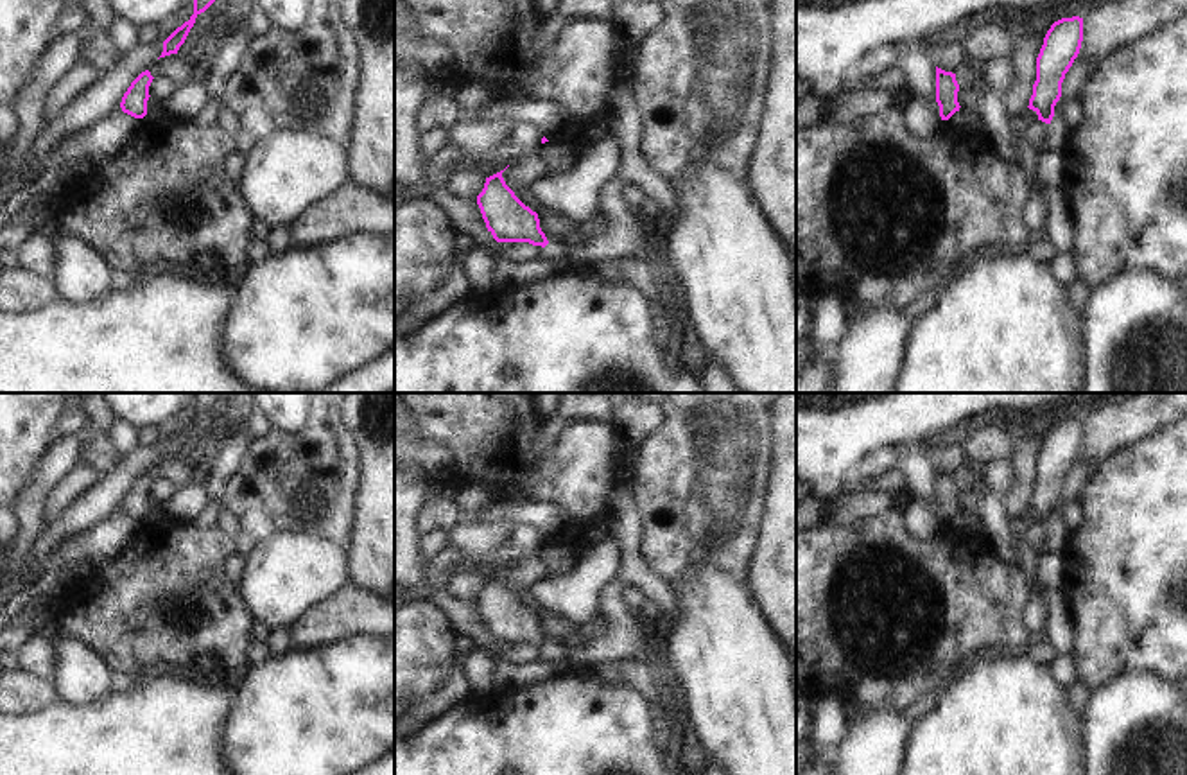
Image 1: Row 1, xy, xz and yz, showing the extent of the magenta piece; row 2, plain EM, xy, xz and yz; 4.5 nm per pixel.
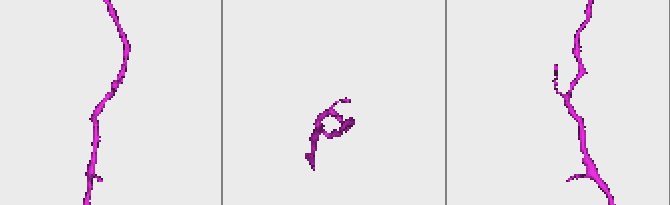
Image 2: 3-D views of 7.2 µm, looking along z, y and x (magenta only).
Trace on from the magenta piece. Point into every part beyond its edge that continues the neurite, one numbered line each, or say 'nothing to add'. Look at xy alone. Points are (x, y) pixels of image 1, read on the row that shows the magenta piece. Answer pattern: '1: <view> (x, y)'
nothing to add

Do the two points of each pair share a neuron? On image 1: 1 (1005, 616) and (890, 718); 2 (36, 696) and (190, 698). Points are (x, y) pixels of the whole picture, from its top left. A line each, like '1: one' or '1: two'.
1: two
2: two

